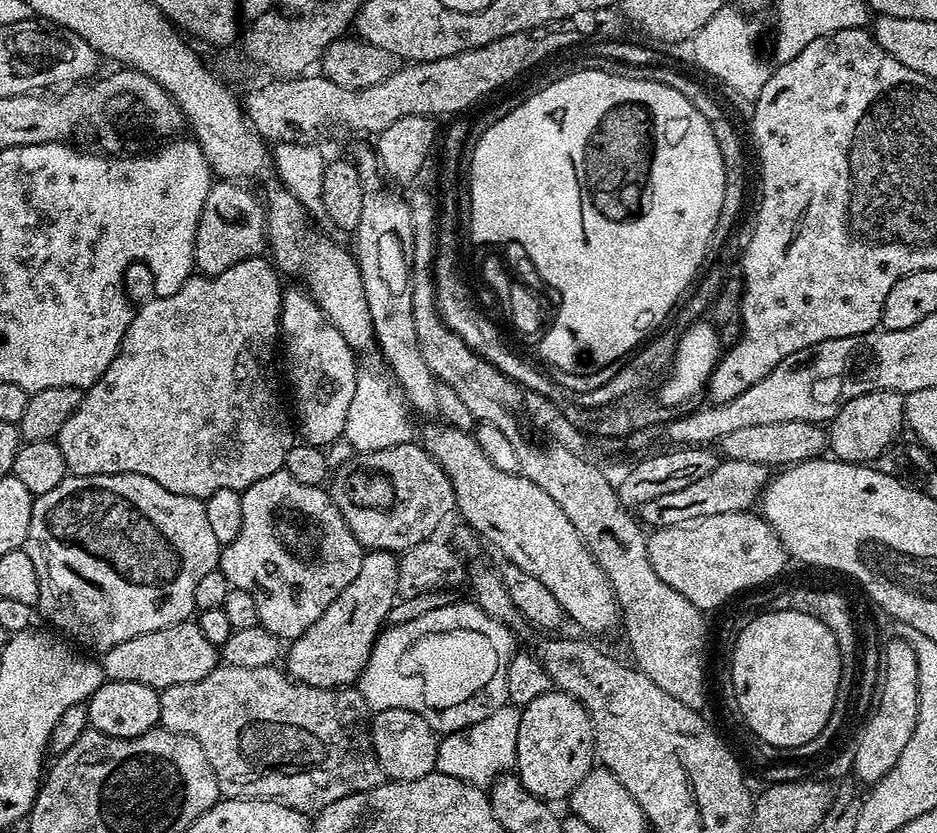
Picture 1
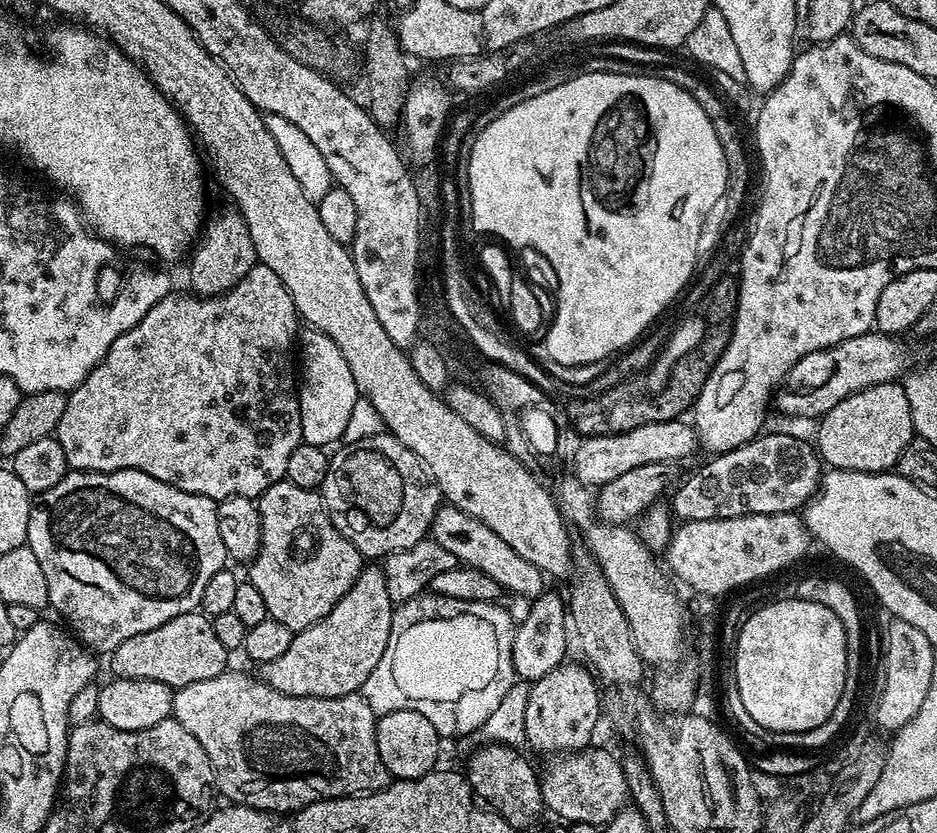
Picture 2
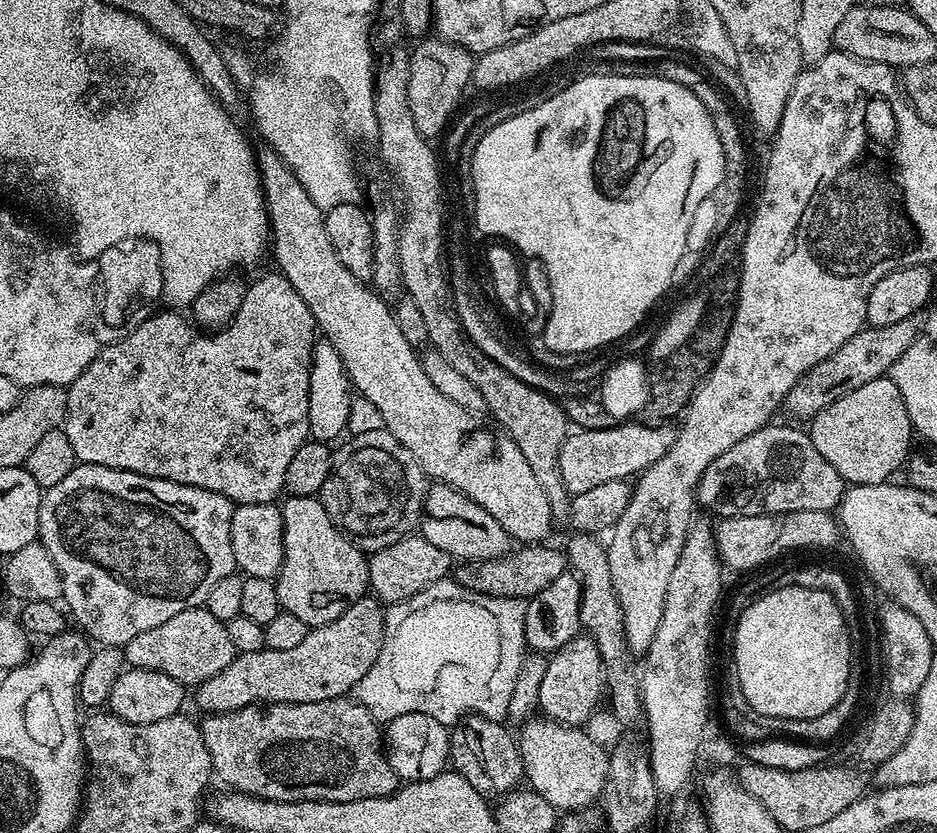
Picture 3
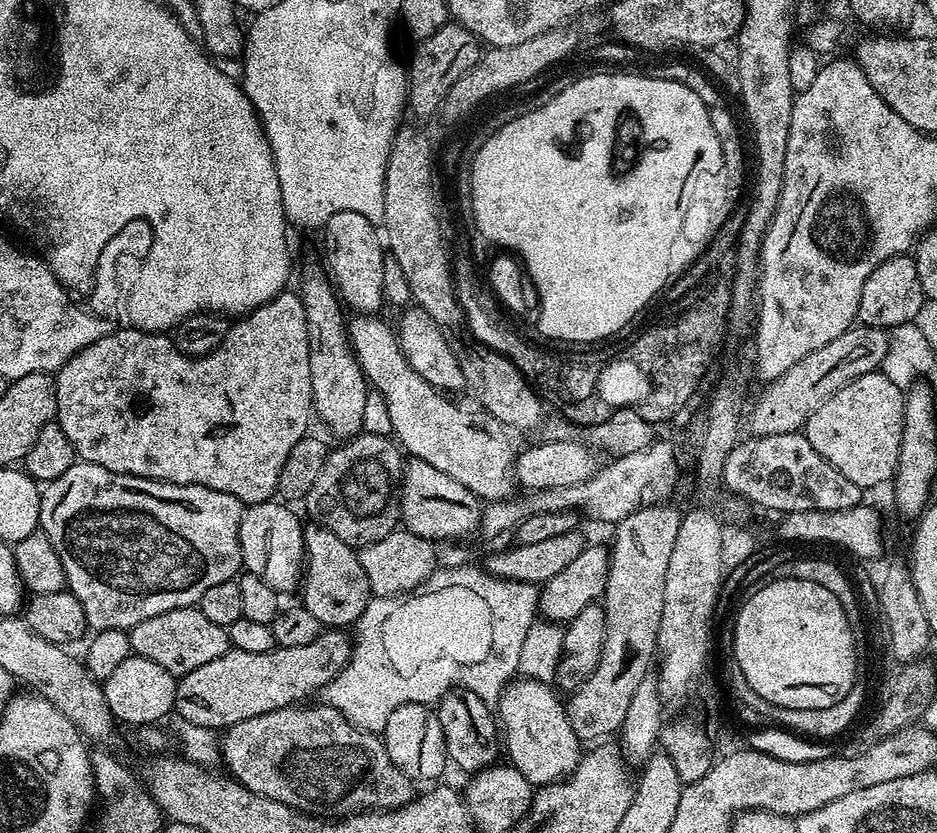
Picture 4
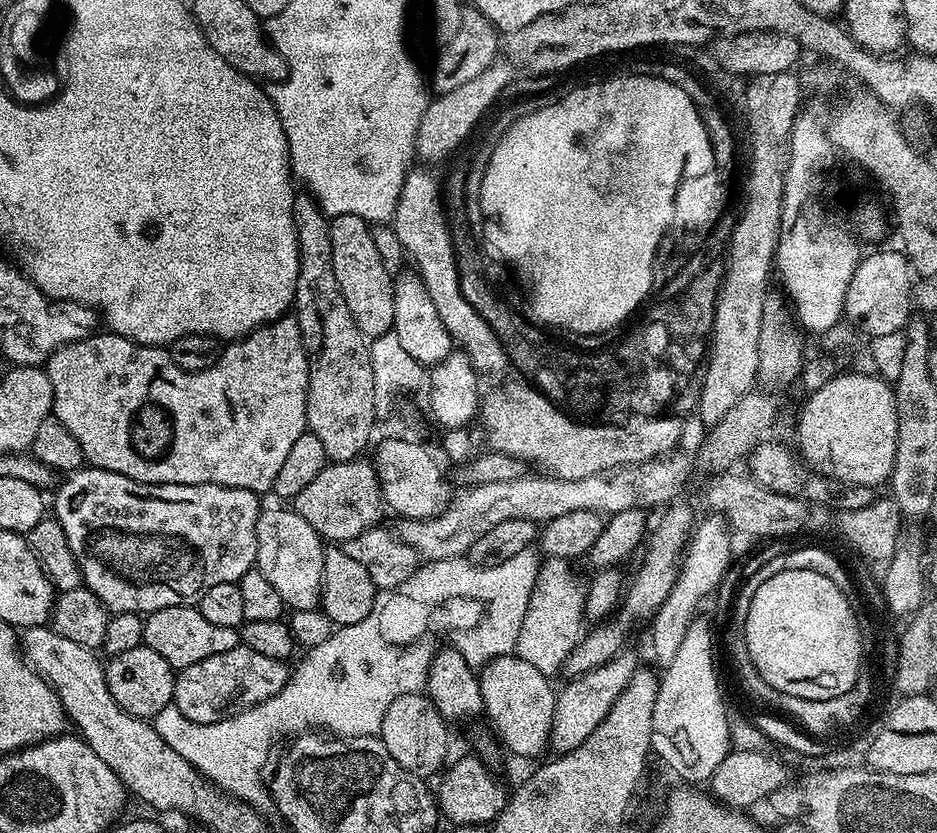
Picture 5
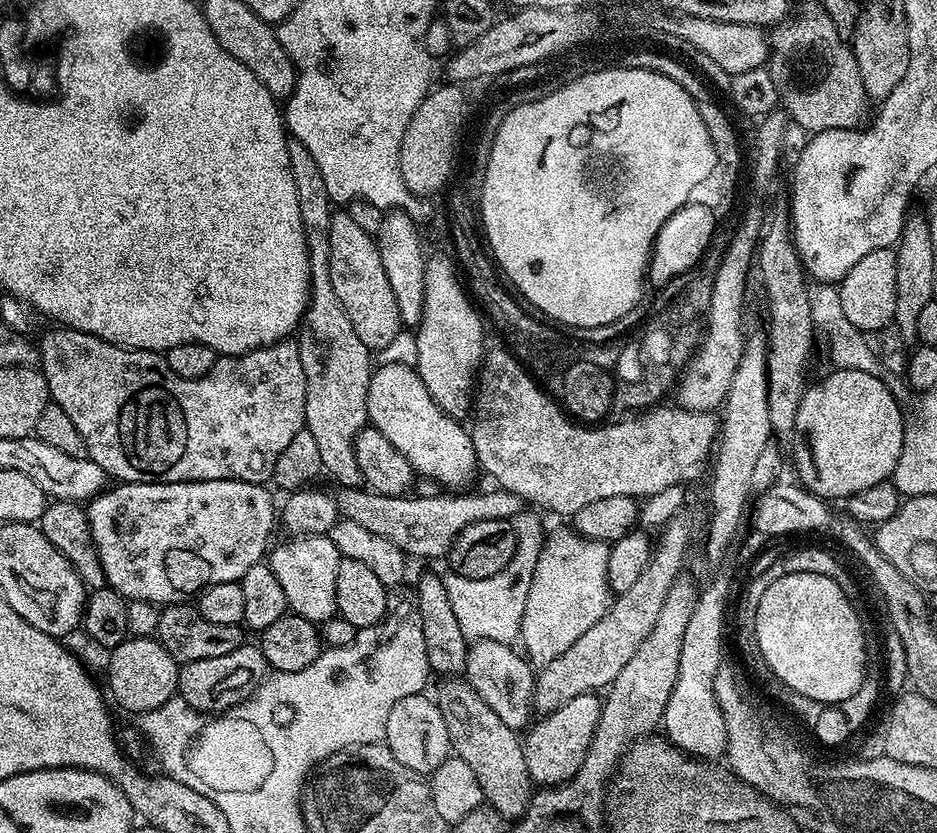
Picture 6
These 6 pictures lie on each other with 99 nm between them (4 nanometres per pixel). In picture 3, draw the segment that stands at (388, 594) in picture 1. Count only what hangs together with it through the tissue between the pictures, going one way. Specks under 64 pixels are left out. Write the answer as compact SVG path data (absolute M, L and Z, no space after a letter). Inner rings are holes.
M371 594L364 595L354 602L334 622L326 622L309 627L306 638L302 638L299 646L290 650L270 650L264 647L253 652L241 652L226 666L226 670L218 670L214 678L206 678L206 682L195 685L196 704L201 713L237 712L251 704L305 704L306 702L322 702L323 700L339 700L347 697L355 689L358 682L374 666L384 641L385 605Z

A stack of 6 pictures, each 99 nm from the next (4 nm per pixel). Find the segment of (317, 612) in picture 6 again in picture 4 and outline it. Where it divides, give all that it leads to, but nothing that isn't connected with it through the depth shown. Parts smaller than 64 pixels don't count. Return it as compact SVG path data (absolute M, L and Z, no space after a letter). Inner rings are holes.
M276 498L261 504L249 504L240 523L240 559L243 567L281 594L292 592L295 588L297 591L304 570L304 524L287 507L291 508Z

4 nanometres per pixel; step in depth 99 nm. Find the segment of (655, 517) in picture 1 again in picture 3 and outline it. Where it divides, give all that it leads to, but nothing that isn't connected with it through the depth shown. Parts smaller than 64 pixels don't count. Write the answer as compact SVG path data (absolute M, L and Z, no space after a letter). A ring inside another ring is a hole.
M769 422L754 430L742 442L734 442L730 450L718 454L696 487L696 502L709 508L716 518L726 516L759 516L794 510L839 509L846 482L814 446L807 431L799 432L788 424Z

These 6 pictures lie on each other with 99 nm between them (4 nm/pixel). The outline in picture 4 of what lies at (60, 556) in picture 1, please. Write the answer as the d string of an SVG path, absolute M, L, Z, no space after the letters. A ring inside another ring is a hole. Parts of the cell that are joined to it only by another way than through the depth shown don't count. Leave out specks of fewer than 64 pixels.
M77 462L74 466L70 466L70 470L66 470L66 474L62 474L62 478L47 481L40 497L40 528L60 551L62 566L66 570L68 579L67 591L72 592L74 598L78 598L78 602L82 602L89 629L96 632L119 628L130 630L138 626L138 622L146 622L146 618L154 618L154 614L166 614L166 610L199 605L202 594L206 594L210 586L218 586L218 582L233 579L241 571L240 523L244 509L245 505L241 504L238 498L234 498L234 494L222 494L222 490L210 490L206 486L197 484L167 484L161 480L147 480L141 476L118 474L97 464Z

